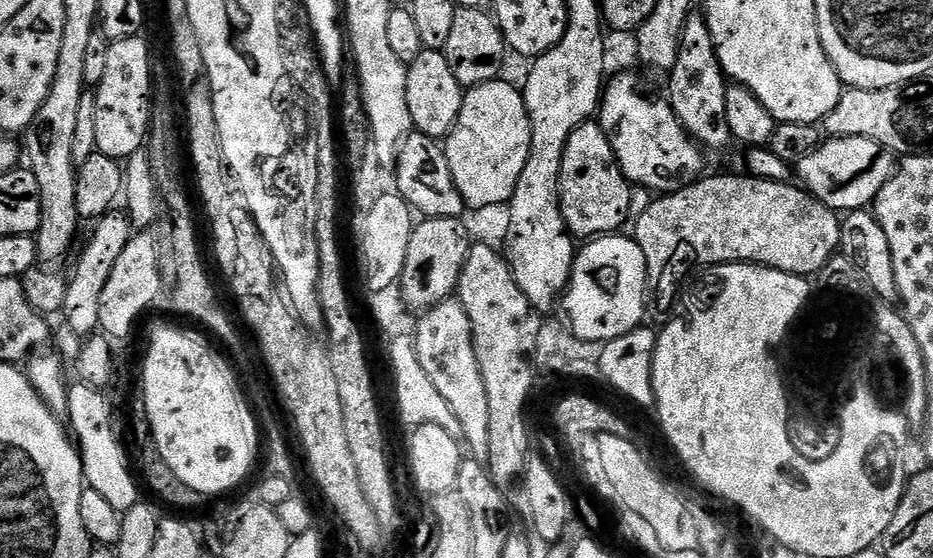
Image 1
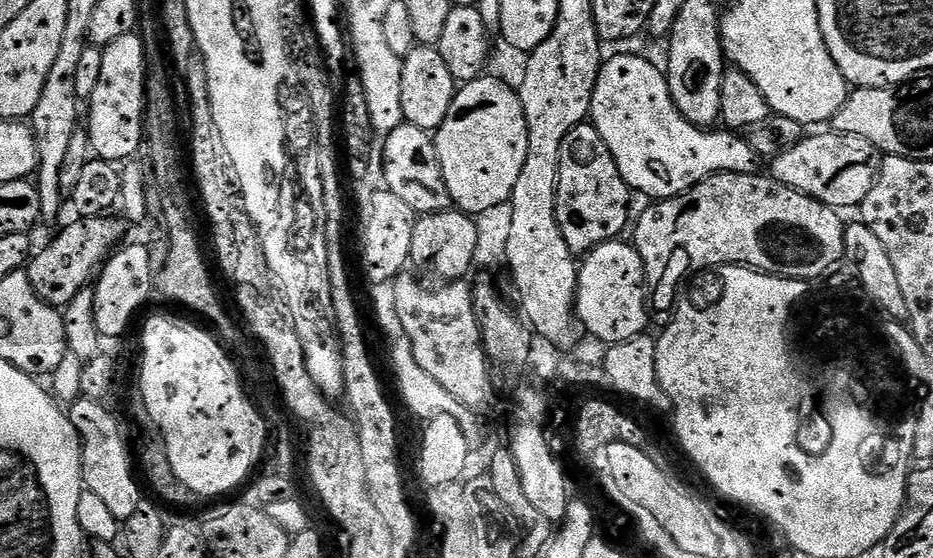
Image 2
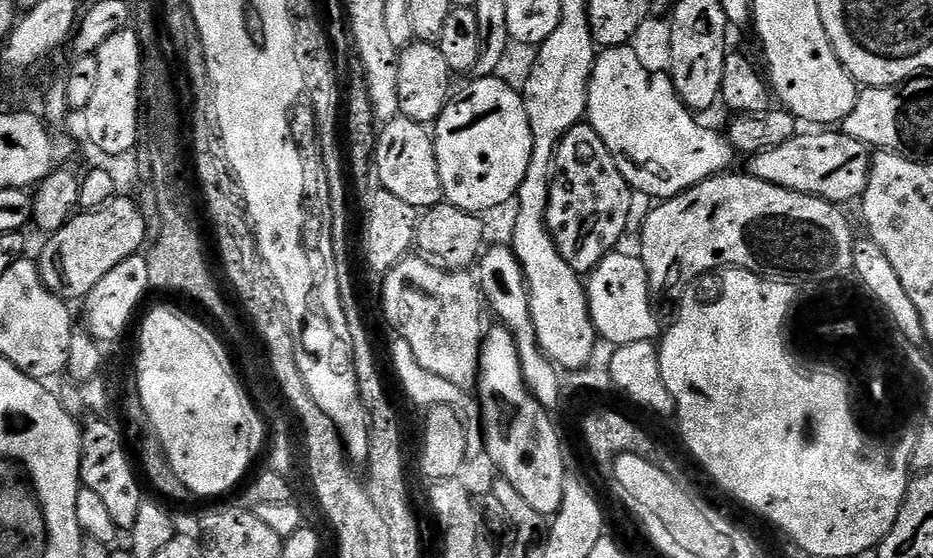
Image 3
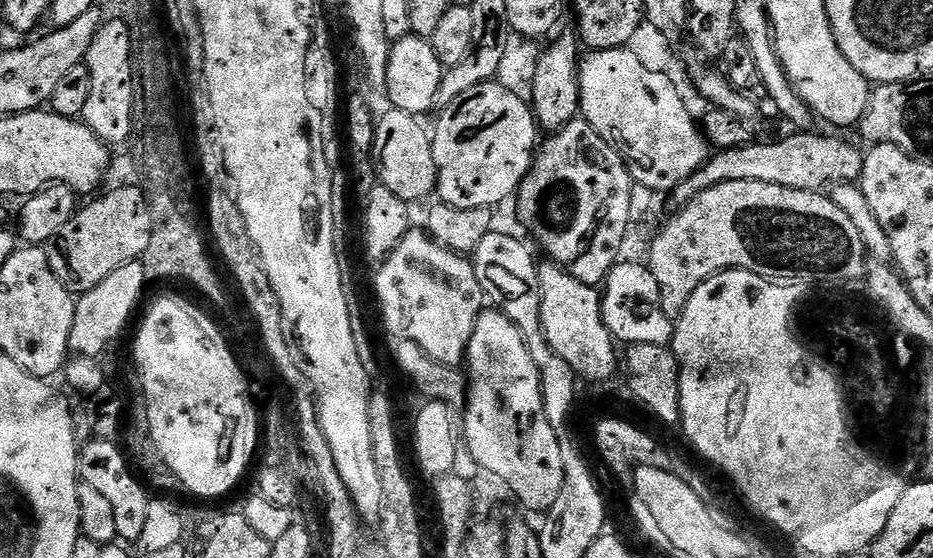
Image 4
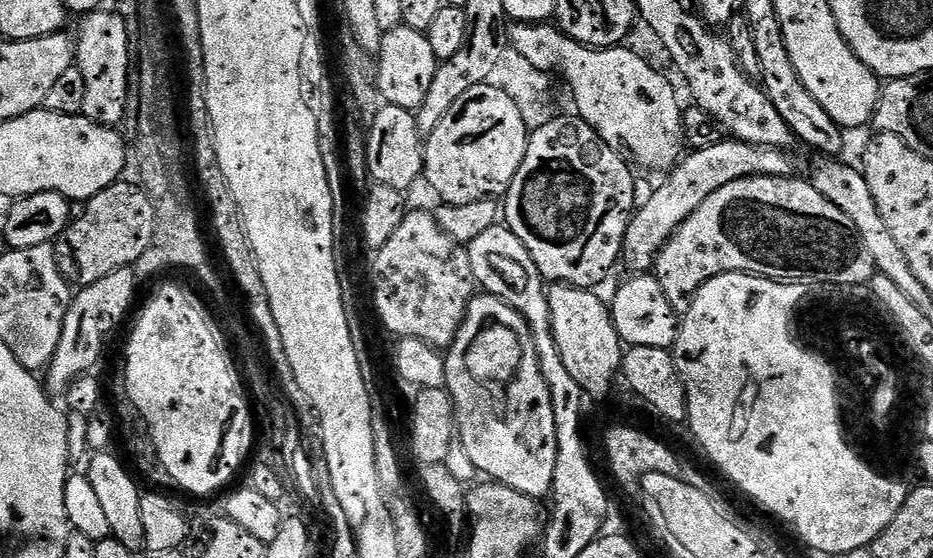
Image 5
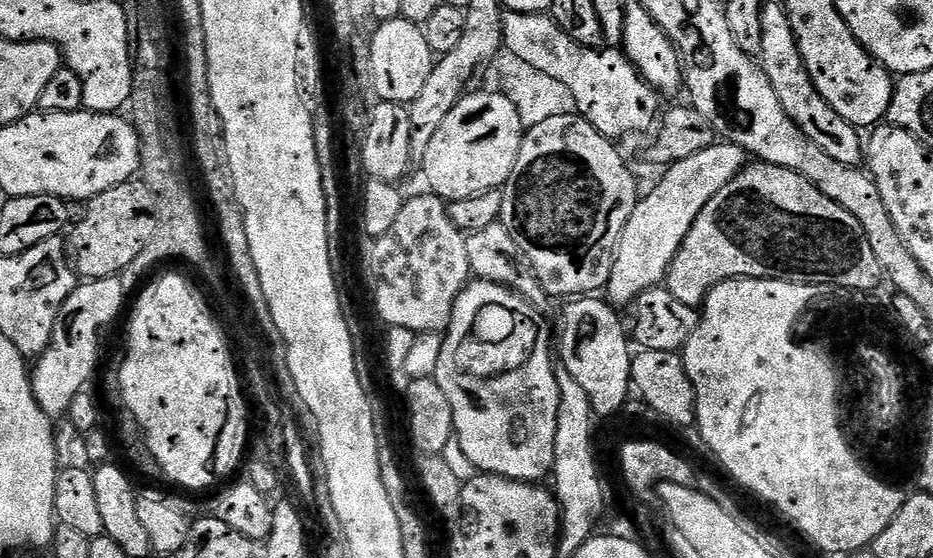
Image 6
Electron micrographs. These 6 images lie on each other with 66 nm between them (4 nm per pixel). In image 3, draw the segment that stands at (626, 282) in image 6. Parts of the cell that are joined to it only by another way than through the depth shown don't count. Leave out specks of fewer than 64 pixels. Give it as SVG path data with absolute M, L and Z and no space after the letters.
M808 130L805 136L804 133L797 134L775 150L751 157L747 161L747 171L774 186L844 206L847 200L859 201L863 197L870 178L872 157L867 144L850 138L842 130Z

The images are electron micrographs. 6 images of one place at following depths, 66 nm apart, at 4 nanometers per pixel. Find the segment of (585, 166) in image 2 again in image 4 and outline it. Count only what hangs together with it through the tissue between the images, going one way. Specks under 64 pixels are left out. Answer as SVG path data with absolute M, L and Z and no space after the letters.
M577 118L562 126L539 145L532 161L532 169L520 184L520 191L514 197L516 212L524 228L540 243L547 259L569 272L578 282L593 286L603 285L610 270L621 259L624 239L632 224L630 198L634 177L620 153L588 125L587 120Z

